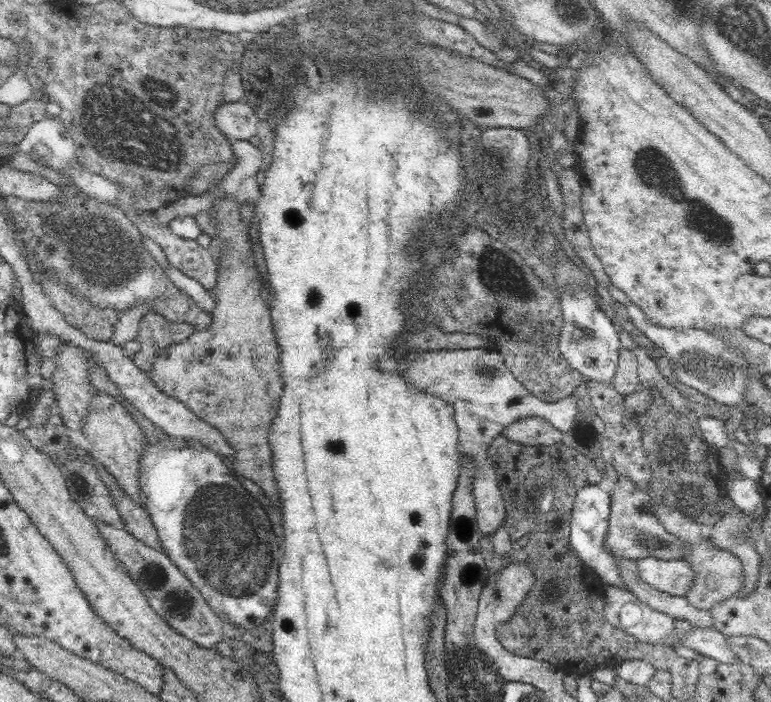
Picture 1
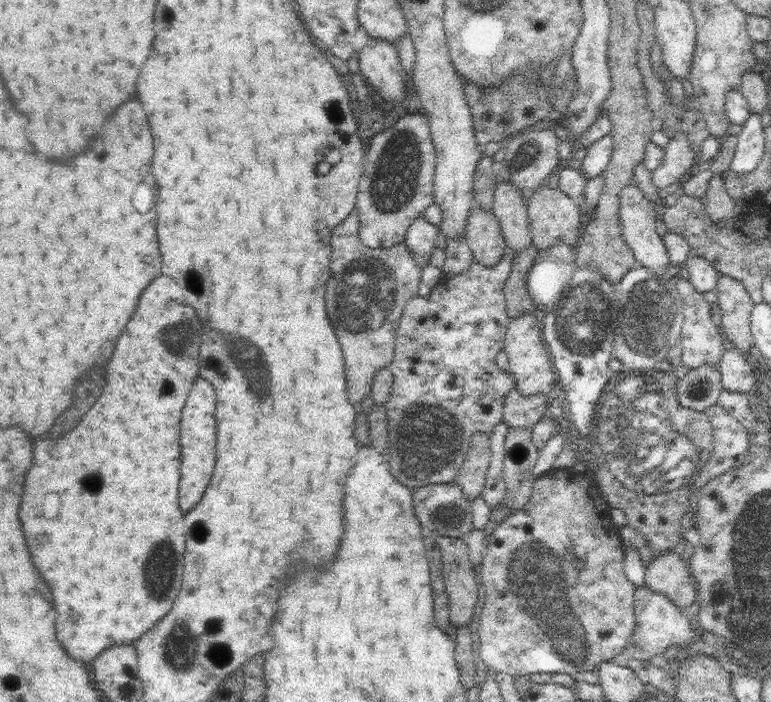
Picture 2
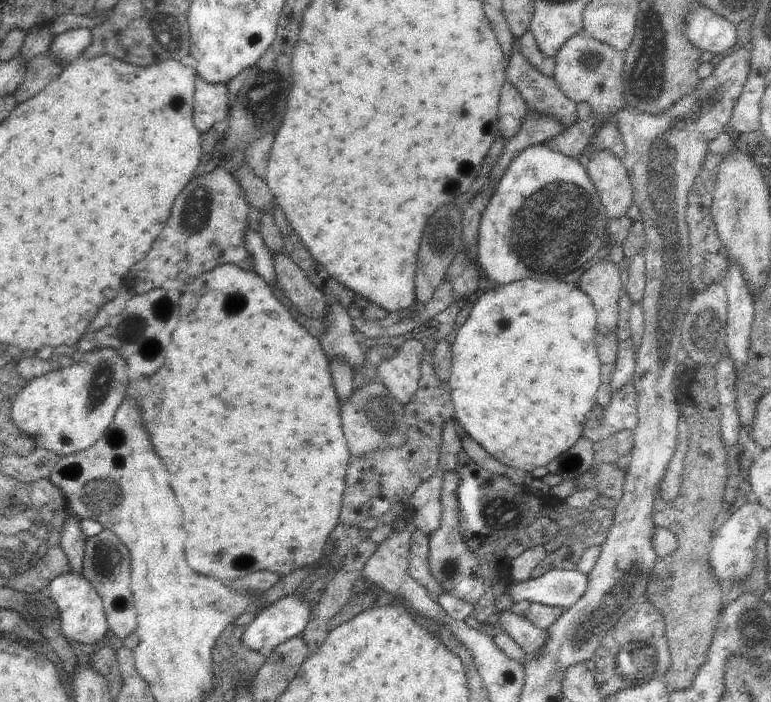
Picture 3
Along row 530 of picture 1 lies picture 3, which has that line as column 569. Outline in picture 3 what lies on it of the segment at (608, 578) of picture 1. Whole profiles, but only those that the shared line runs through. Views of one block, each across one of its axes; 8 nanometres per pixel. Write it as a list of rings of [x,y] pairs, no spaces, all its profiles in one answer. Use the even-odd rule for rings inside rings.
[[[577,568],[575,570],[549,570],[545,572],[543,576],[539,578],[529,578],[521,584],[511,584],[507,588],[509,592],[509,600],[515,604],[515,602],[521,602],[521,600],[527,600],[529,604],[543,604],[543,606],[555,606],[555,608],[571,608],[587,590],[587,576],[583,572],[579,572]]]

